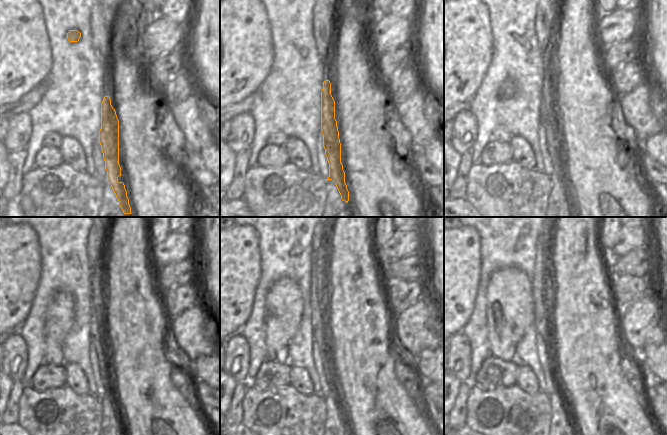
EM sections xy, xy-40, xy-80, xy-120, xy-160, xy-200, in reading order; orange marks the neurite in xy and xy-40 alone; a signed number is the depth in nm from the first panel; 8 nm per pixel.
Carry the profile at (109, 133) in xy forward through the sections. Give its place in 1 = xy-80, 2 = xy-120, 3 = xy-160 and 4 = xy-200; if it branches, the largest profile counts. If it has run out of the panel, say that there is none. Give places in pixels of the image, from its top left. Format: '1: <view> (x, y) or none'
1: xy-80 (548, 116)
2: xy-120 (97, 332)
3: xy-160 (318, 314)
4: xy-200 (541, 322)

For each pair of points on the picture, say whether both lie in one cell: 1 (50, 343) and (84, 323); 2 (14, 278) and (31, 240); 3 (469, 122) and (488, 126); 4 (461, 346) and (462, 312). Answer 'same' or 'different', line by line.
1: different
2: same
3: different
4: different

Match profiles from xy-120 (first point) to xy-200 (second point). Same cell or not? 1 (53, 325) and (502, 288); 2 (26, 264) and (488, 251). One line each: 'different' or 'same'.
1: same
2: different

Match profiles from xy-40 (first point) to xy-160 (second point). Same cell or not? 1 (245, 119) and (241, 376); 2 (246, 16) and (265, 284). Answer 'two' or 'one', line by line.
1: one
2: two

